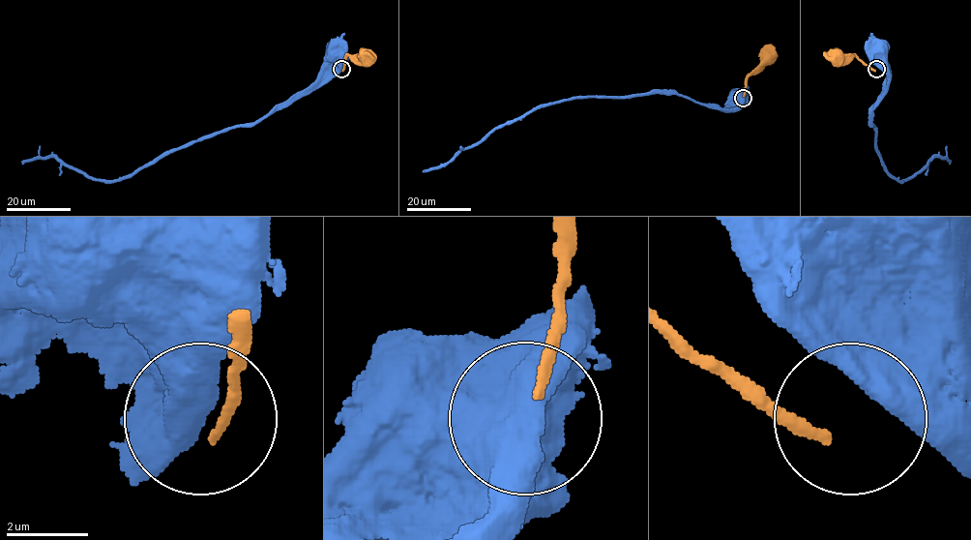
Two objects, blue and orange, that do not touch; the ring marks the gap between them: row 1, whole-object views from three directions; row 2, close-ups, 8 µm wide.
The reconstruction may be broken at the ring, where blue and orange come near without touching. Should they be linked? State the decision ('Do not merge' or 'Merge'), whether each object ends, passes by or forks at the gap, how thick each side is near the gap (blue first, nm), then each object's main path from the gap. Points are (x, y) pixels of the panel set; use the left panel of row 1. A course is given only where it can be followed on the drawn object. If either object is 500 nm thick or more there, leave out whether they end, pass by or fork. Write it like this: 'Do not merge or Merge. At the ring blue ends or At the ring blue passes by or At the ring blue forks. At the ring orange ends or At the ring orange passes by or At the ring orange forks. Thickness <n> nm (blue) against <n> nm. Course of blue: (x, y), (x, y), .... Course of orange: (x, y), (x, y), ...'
Do not merge. Thickness 1000 nm (blue) against 220 nm. Course of blue: (341, 68), (340, 55), (336, 51). Course of orange: (342, 70), (348, 55), (365, 56)

